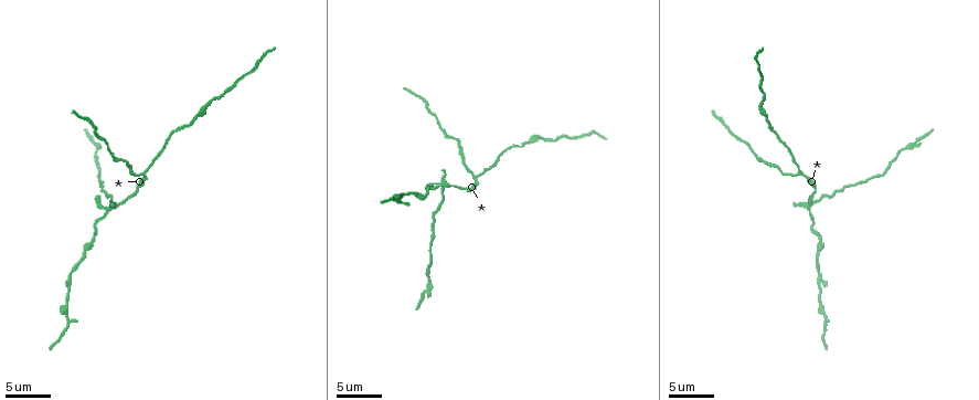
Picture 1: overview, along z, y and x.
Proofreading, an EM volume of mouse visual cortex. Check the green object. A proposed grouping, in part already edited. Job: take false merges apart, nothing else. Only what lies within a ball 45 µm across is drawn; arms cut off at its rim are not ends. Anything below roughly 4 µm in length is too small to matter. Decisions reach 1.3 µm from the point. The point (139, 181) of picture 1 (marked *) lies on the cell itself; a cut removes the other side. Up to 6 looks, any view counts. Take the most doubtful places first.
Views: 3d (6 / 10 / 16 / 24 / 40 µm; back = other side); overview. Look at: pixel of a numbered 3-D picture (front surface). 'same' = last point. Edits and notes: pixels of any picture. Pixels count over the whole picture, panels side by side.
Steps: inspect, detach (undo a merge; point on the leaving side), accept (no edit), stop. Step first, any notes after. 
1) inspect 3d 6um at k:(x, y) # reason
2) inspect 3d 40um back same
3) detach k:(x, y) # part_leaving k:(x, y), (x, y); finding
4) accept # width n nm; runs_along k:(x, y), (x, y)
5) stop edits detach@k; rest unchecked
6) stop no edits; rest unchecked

inspect 3d 16um at 1:(442, 185) # looks like a crossing

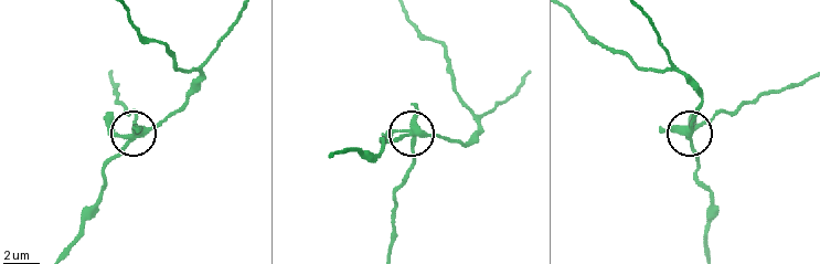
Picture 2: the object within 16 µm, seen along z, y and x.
detach 2:(137, 132) # width 330 nm; part_leaving 2:(687, 128), (703, 126), (753, 99), (810, 80); two cells meet here

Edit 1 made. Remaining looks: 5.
inspect overview

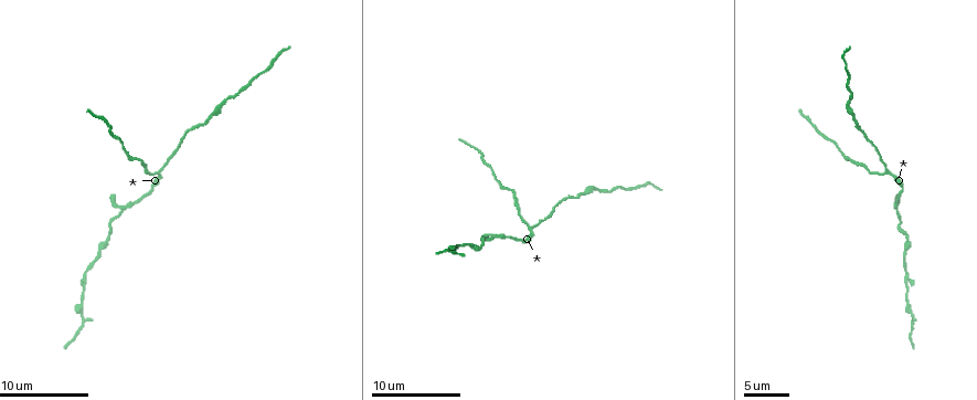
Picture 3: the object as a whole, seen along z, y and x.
inspect 3d 6um at 3:(158, 169) # small branch off a trunk

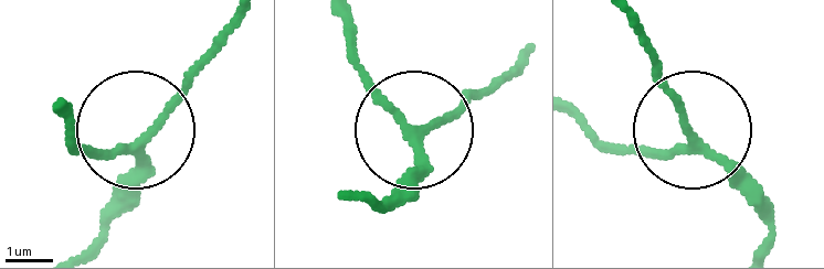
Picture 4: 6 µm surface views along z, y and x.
accept # arms 3; runs_along 4:(748, 185), (693, 138), (613, 153); all the same cell

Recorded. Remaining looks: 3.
inspect 3d 10um at 3:(96, 258) # thick turns thin

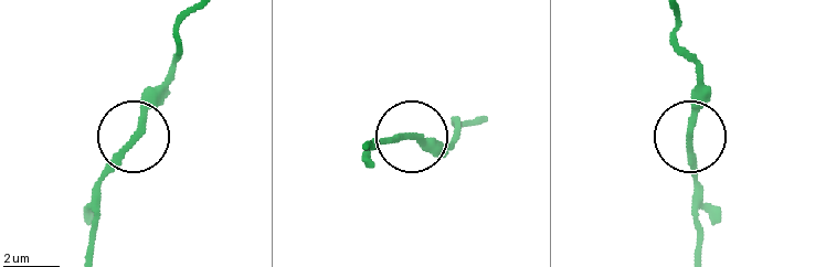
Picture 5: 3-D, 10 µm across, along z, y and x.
accept # one cell here

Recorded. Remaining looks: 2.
stop edits detach@2; rest unchecked

